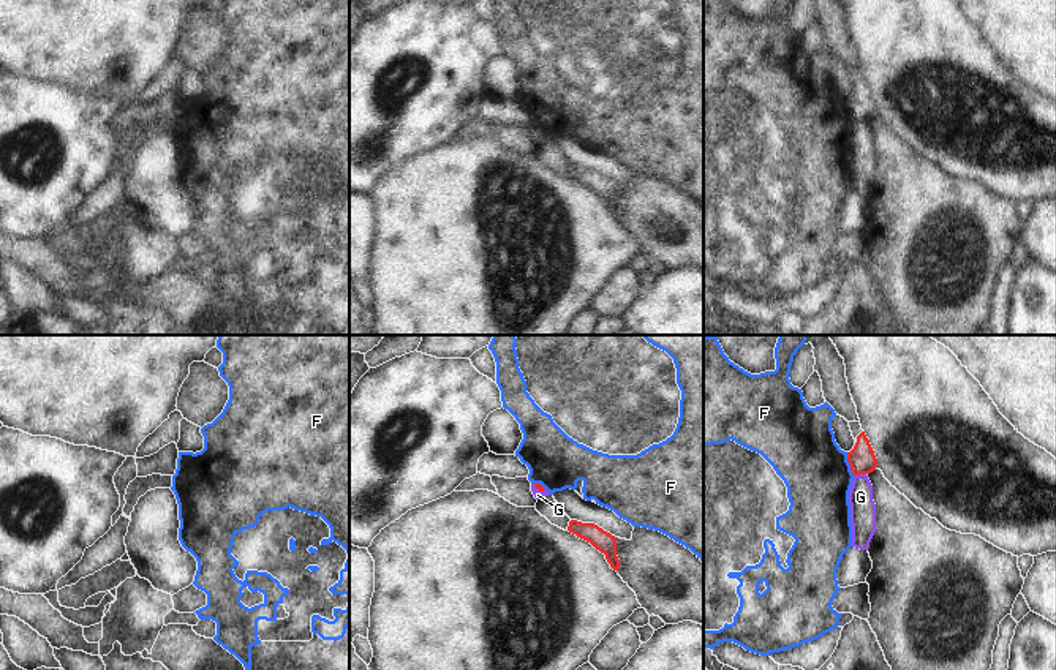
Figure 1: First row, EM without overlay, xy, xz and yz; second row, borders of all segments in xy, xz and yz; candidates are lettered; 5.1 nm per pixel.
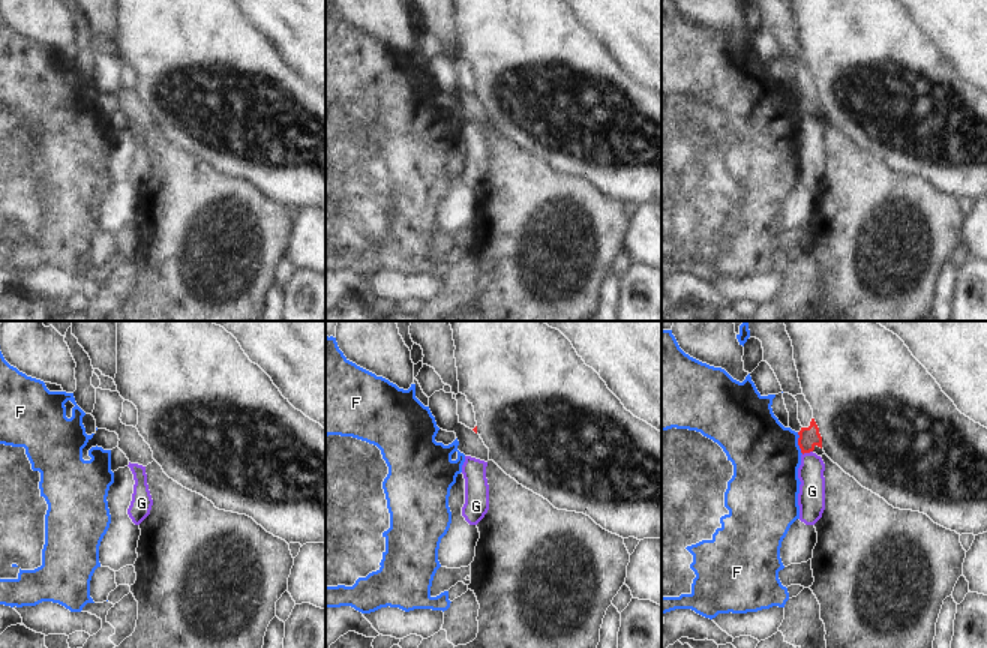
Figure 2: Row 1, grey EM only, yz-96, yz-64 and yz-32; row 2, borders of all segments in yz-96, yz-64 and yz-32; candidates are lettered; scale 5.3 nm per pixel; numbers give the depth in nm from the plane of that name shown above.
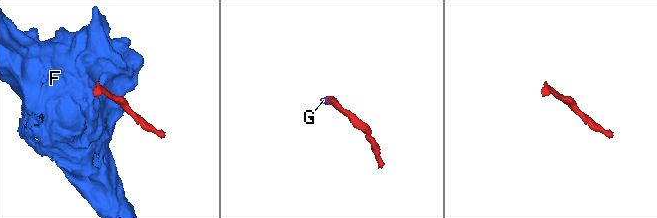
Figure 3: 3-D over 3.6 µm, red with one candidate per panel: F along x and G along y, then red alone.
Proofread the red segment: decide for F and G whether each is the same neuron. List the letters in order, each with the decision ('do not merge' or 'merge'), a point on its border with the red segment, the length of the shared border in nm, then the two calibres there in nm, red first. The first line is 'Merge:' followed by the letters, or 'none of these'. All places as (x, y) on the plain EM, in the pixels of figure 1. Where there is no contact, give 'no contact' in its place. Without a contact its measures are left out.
Merge: G
F: do not merge; meets red in yz at (849, 109); contact 130 nm long; 140 nm thick on the red side, 340 nm on the other
G: merge; meets red in yz at (860, 119); contact 60 nm long; 140 nm thick on the red side, 130 nm on the other

